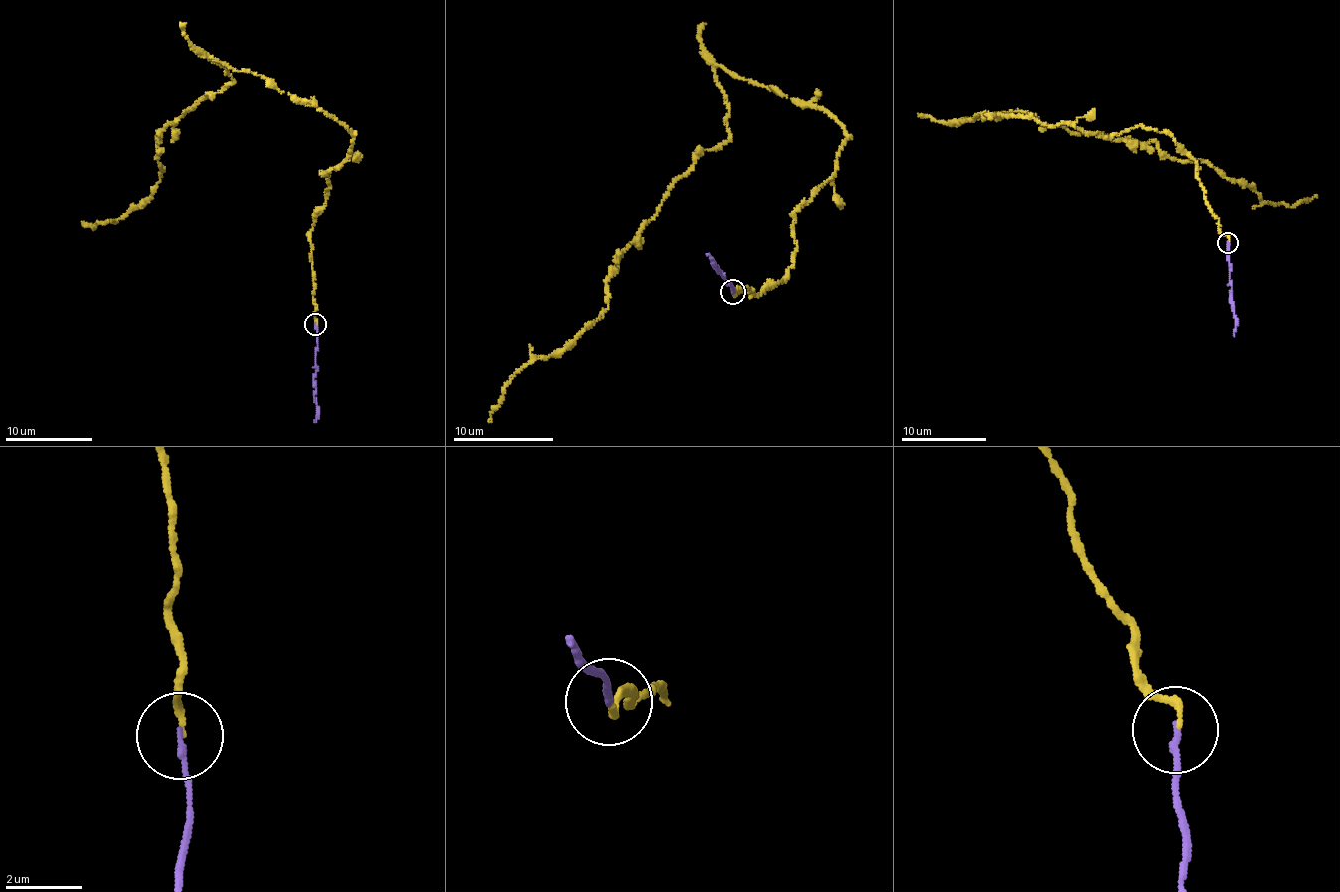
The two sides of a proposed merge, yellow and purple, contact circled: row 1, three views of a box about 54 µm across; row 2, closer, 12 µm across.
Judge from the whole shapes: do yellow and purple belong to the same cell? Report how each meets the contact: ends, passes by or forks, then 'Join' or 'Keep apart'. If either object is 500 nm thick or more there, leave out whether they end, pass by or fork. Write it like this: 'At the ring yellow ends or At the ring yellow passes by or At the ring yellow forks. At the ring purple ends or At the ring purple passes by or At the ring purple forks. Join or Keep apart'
At the ring yellow ends. At the ring purple ends. Join

